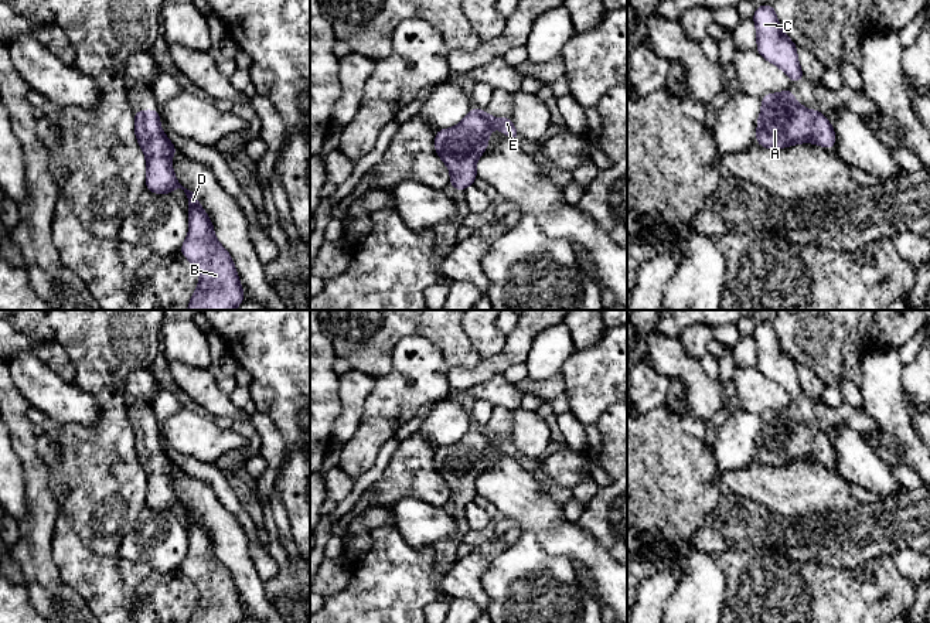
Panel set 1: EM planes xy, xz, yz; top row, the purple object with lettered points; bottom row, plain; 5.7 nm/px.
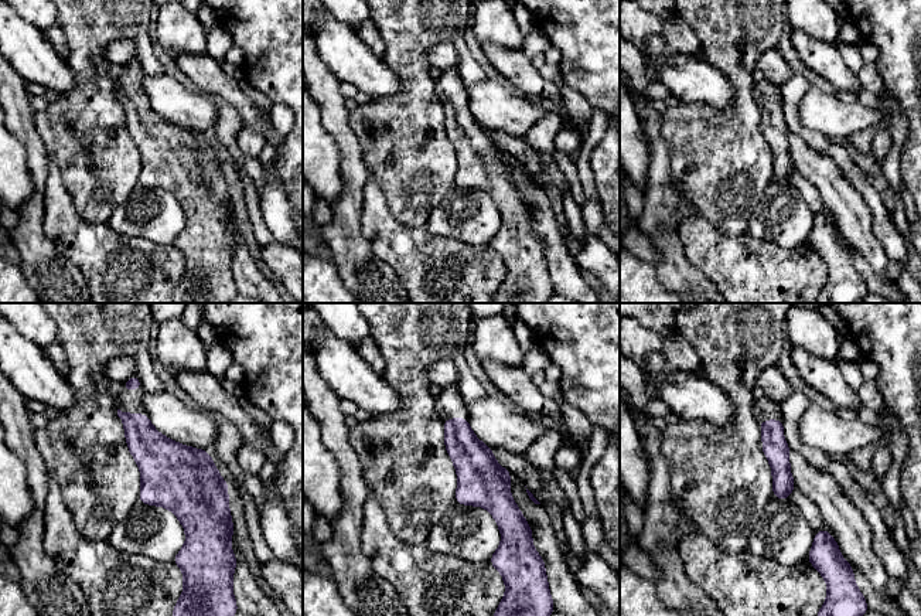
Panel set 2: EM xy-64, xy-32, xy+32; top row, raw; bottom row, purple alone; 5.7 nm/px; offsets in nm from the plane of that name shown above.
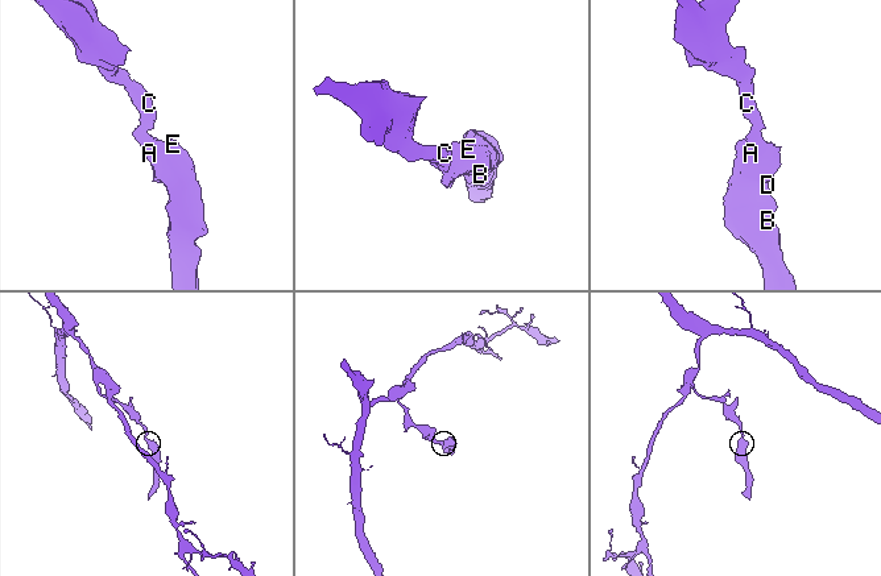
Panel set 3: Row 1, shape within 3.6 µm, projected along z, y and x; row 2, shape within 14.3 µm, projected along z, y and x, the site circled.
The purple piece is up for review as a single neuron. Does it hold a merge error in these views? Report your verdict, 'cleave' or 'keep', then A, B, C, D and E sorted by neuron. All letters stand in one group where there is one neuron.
keep | A B C D E

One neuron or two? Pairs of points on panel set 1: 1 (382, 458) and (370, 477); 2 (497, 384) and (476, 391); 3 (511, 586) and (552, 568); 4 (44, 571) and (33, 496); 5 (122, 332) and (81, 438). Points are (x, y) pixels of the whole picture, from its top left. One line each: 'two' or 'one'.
1: one
2: one
3: one
4: one
5: one

